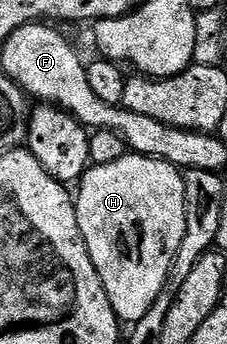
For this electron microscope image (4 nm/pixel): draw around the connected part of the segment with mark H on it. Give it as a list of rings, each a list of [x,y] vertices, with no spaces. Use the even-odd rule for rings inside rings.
[[[132,151],[115,159],[115,163],[93,165],[79,182],[81,190],[76,190],[75,193],[79,231],[83,231],[91,263],[95,263],[95,271],[99,271],[99,279],[103,279],[103,287],[111,299],[111,307],[122,322],[132,323],[143,319],[143,315],[151,311],[151,303],[159,299],[159,291],[163,291],[167,283],[173,260],[179,251],[179,243],[183,243],[184,186],[182,170],[177,166]]]

